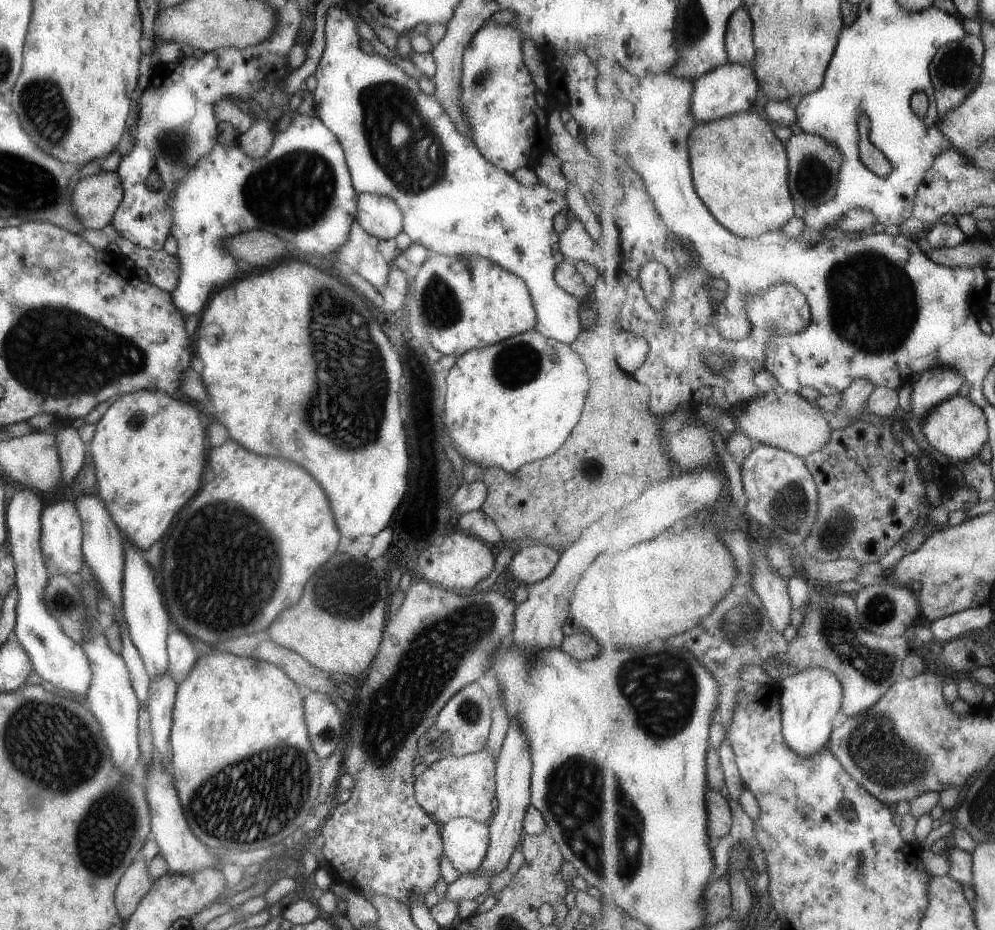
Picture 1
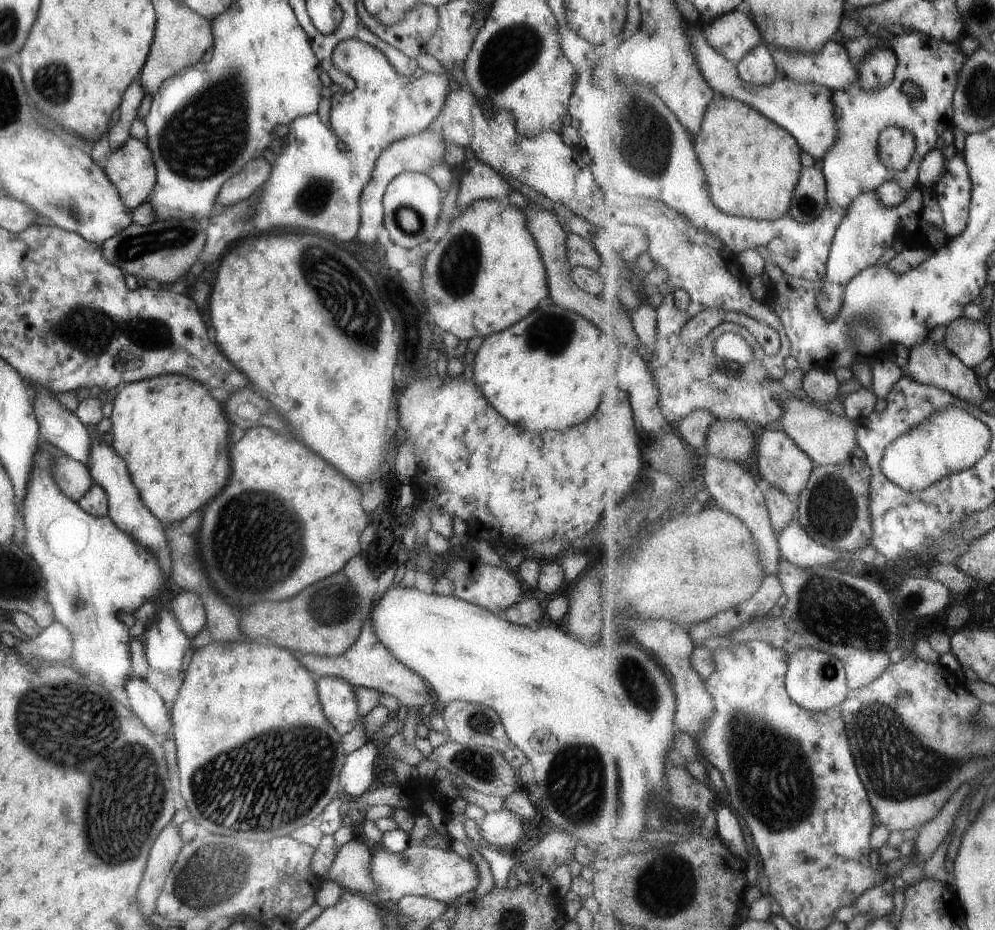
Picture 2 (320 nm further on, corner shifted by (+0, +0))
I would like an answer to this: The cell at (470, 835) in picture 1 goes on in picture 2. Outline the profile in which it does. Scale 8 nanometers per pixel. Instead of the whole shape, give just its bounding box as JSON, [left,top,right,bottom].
[476,808,523,848]

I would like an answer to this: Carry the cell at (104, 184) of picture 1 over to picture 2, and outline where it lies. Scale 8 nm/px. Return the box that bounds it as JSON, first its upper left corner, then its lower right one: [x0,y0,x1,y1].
[103,136,155,211]

